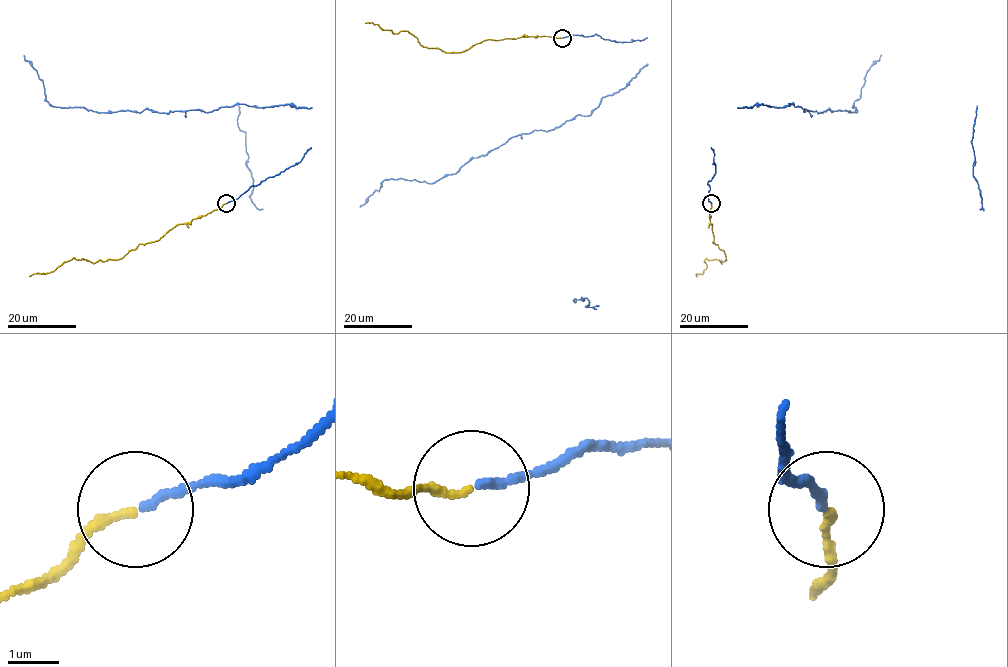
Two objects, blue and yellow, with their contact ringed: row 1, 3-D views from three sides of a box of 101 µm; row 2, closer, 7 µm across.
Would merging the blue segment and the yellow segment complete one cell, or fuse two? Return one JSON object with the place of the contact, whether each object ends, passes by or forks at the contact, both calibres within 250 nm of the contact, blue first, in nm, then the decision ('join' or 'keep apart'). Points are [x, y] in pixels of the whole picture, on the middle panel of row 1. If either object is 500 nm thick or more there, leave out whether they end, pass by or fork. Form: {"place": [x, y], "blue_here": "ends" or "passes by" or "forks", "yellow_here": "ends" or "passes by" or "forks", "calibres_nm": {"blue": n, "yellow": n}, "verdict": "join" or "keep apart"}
{"place": [562, 38], "blue_here": "ends", "yellow_here": "ends", "calibres_nm": {"blue": 160, "yellow": 140}, "verdict": "join"}

